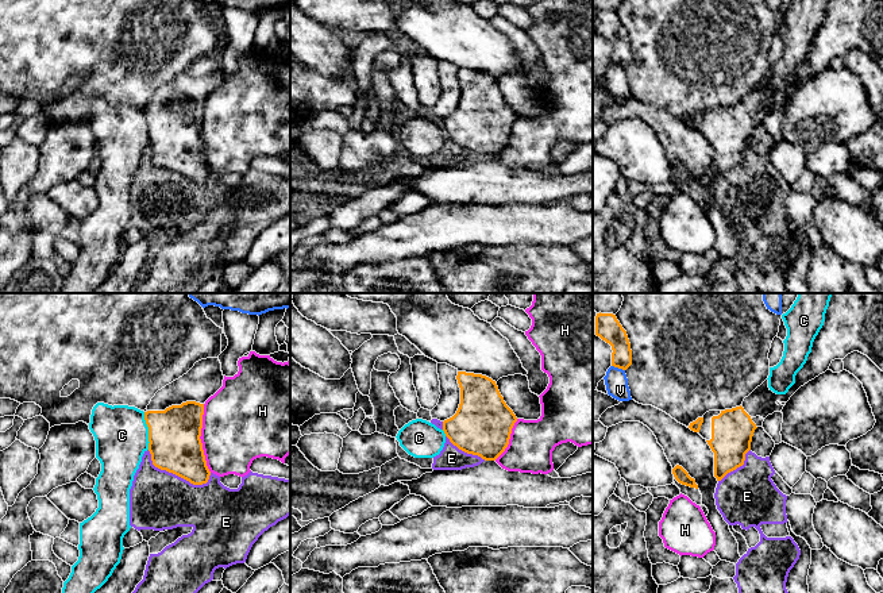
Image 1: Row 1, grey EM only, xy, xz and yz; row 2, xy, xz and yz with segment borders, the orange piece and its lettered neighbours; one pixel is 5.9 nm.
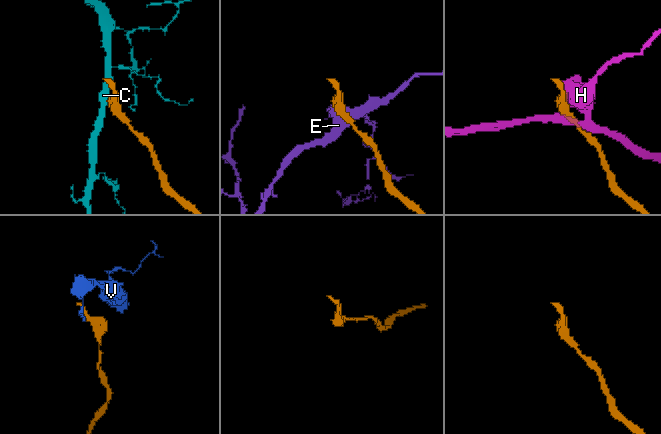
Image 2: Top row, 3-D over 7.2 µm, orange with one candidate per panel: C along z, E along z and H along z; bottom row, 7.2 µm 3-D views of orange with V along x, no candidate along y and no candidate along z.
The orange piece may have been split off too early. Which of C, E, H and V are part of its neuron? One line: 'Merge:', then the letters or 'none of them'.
Merge: none of them

